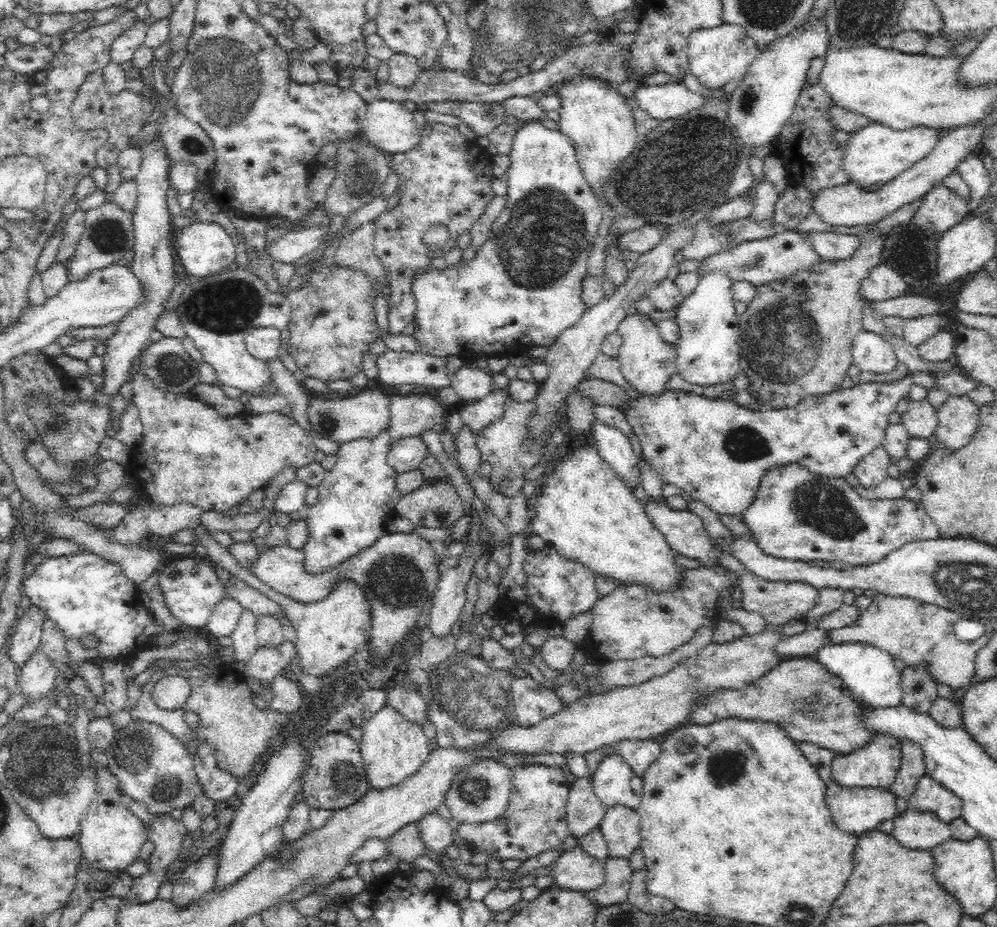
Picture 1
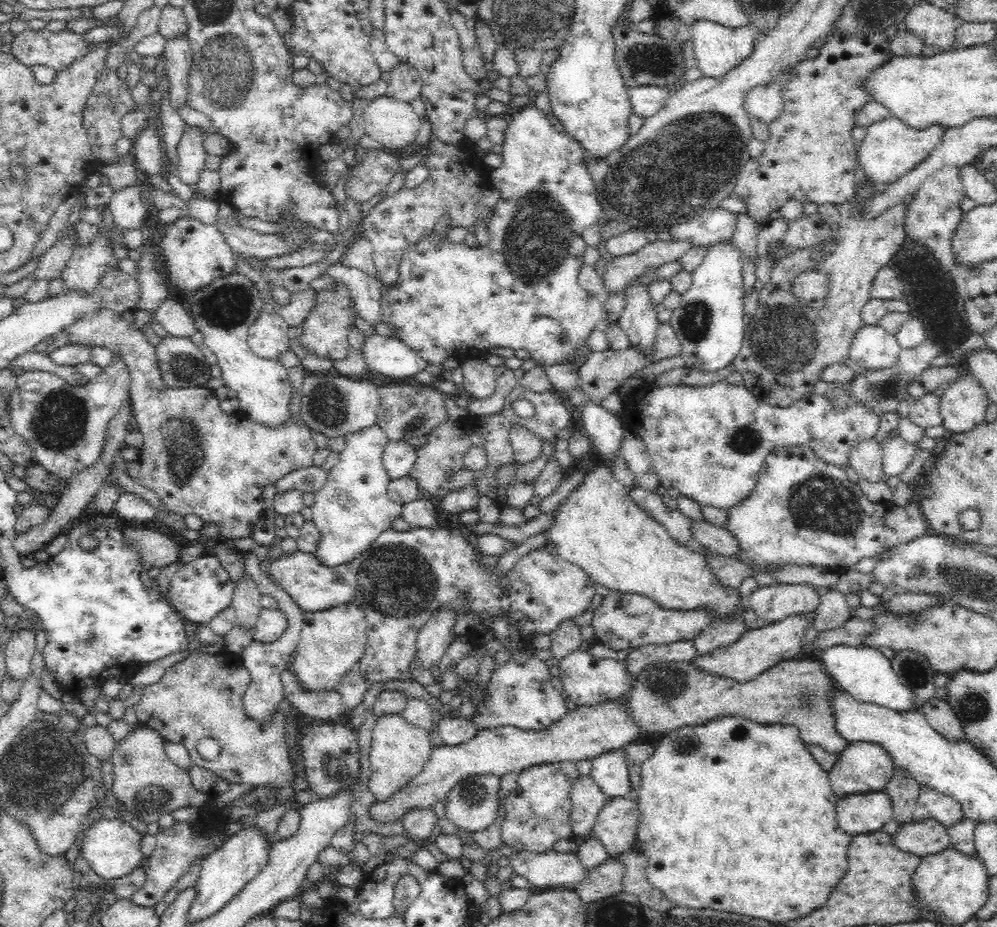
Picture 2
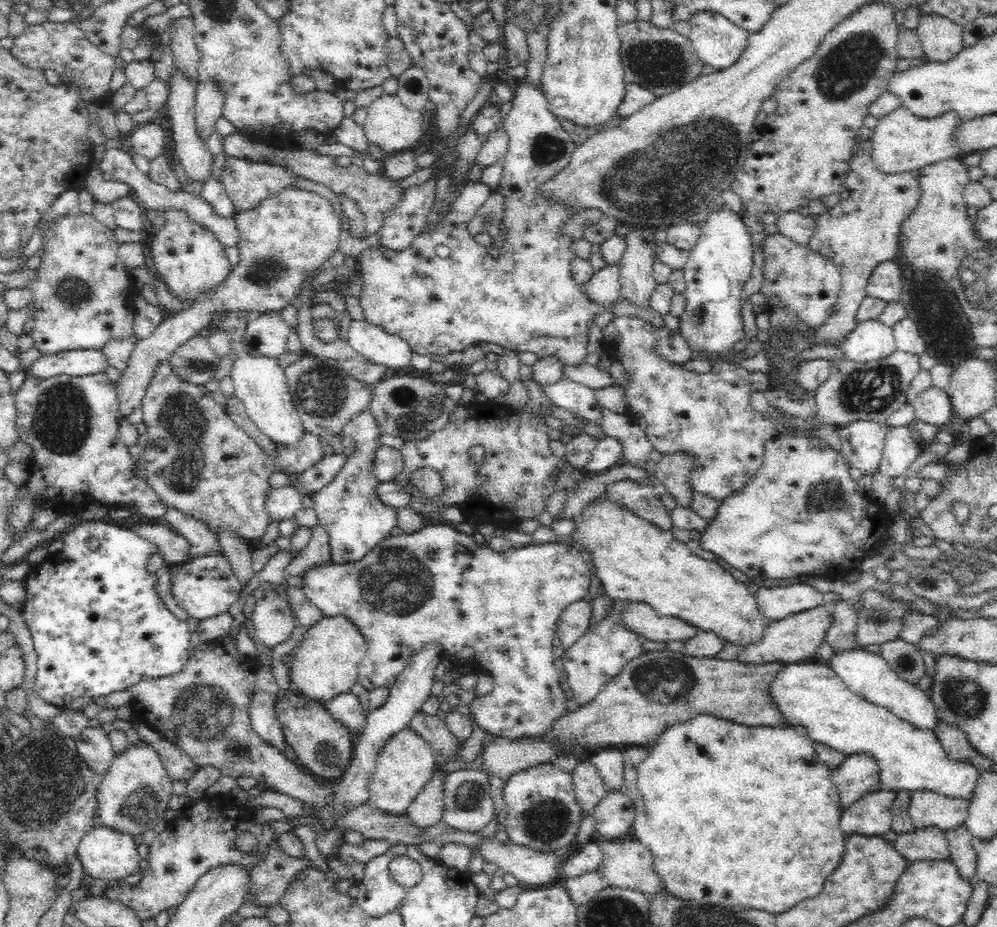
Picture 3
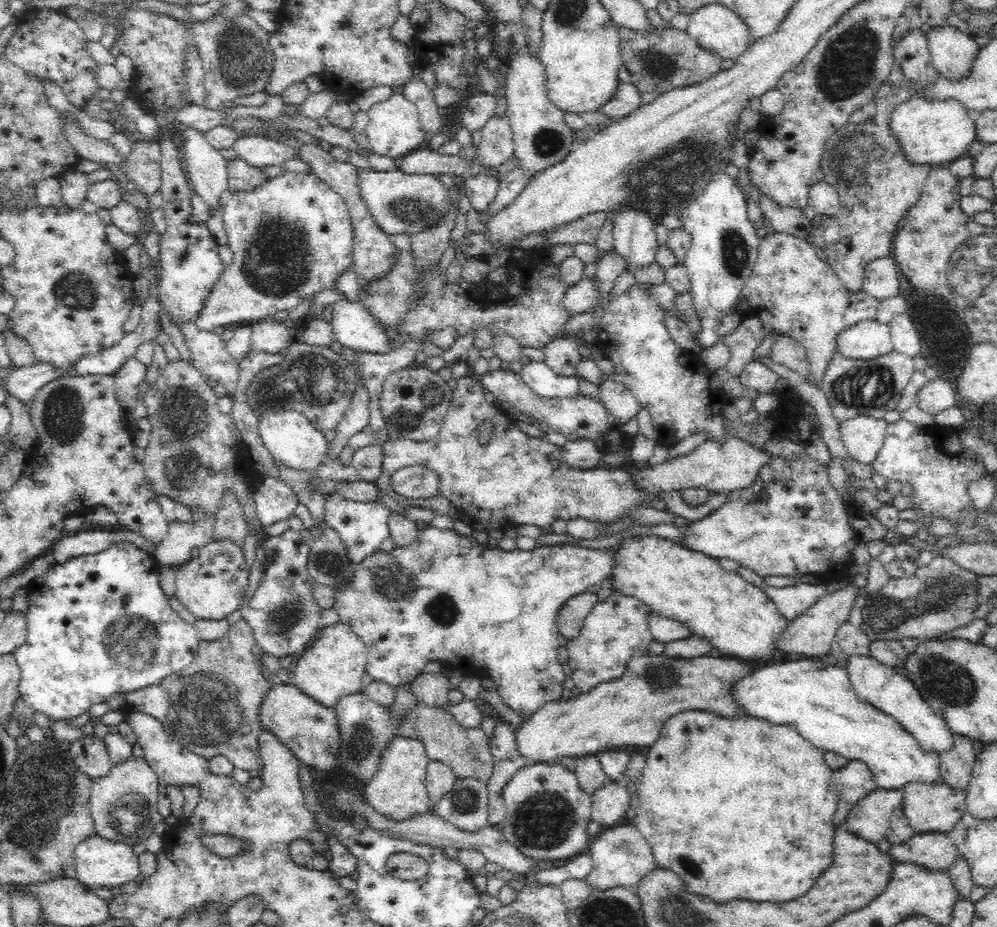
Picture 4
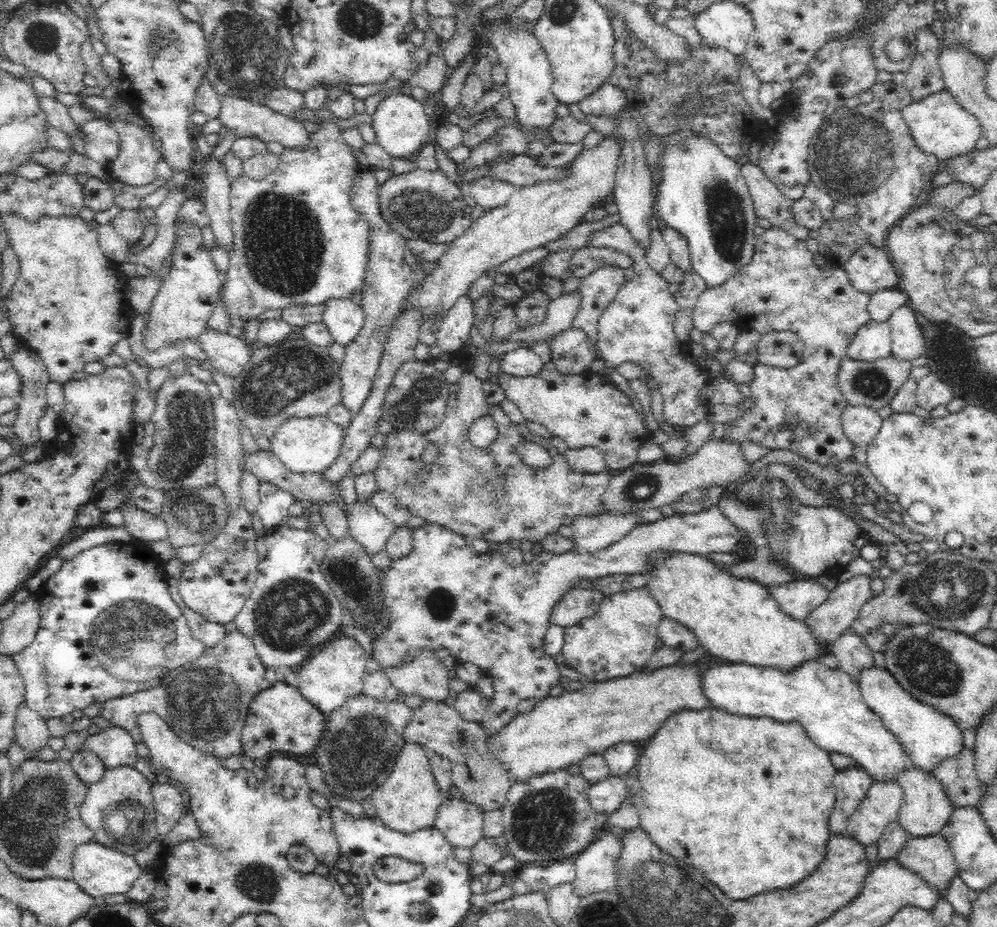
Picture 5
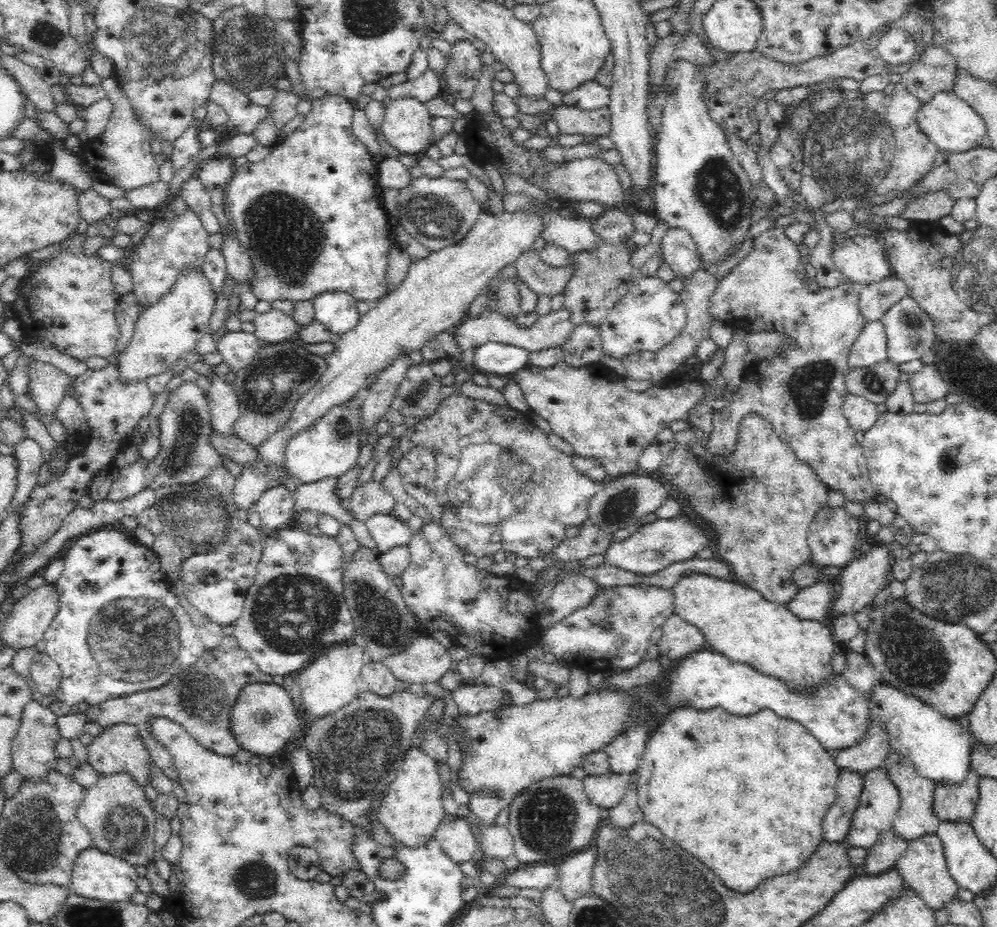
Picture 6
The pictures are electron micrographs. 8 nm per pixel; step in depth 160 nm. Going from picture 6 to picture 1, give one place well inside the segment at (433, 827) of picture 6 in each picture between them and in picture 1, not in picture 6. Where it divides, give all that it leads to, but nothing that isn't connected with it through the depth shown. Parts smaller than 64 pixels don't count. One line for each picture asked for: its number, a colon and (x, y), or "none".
1: (393, 749)
2: (399, 751)
3: (405, 763)
4: (398, 791)
5: (409, 800)

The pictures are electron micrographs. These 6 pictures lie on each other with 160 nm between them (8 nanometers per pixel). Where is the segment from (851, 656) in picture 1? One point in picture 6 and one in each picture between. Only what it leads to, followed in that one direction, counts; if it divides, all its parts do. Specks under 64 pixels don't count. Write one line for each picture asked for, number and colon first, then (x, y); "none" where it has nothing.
2: (864, 672)
3: (866, 674)
4: (877, 684)
5: (927, 737)
6: (940, 749)

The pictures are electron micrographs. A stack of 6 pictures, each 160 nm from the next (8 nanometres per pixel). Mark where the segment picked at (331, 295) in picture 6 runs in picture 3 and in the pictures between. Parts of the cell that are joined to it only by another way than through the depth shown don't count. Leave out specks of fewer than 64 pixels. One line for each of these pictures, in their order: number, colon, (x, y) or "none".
3: (377, 345)
4: (353, 326)
5: (344, 318)

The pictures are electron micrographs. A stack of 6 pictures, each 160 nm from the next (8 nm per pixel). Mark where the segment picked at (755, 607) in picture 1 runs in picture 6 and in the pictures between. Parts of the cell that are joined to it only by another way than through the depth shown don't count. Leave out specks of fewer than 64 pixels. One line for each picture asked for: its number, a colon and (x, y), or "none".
2: (773, 603)
3: (775, 604)
4: (792, 601)
5: (797, 600)
6: (812, 604)

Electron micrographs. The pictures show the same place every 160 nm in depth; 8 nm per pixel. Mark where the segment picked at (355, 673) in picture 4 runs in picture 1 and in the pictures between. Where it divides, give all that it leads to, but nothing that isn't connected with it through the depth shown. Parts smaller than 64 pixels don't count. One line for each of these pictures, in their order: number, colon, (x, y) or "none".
1: (330, 632)
2: (331, 641)
3: (325, 664)

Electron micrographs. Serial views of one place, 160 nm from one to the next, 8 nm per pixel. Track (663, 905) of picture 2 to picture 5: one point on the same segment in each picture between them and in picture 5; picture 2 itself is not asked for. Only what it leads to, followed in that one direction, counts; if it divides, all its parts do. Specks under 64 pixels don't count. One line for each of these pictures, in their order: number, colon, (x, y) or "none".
3: (626, 863)
4: (620, 856)
5: (593, 866)

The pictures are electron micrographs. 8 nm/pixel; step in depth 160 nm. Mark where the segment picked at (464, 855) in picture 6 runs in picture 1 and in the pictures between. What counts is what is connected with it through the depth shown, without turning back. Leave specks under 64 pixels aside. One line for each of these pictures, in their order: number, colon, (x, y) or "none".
1: (479, 794)
2: (471, 805)
3: (468, 806)
4: (466, 805)
5: (461, 823)

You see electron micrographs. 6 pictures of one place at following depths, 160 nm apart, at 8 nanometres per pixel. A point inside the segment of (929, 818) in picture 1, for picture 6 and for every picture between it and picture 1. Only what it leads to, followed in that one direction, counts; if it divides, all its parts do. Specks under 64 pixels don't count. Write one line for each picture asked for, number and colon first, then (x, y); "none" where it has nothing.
2: (928, 837)
3: (930, 843)
4: (934, 851)
5: (930, 858)
6: (922, 866)

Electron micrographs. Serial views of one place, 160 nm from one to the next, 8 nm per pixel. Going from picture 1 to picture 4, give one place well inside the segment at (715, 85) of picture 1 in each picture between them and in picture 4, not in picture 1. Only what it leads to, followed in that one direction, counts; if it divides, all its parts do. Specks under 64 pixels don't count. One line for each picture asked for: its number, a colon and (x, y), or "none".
2: (717, 48)
3: (719, 42)
4: (714, 26)

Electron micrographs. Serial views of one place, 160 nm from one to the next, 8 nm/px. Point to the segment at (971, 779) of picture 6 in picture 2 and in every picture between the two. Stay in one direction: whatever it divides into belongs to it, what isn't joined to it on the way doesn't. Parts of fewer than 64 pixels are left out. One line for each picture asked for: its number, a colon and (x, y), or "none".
2: (941, 718)
3: (954, 741)
4: (955, 767)
5: (957, 777)

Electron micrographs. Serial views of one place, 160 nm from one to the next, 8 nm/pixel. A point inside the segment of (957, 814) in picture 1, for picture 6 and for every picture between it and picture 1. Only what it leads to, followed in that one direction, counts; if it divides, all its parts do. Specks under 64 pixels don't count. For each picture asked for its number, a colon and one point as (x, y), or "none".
2: (930, 805)
3: (926, 808)
4: (929, 807)
5: (925, 810)
6: (914, 819)

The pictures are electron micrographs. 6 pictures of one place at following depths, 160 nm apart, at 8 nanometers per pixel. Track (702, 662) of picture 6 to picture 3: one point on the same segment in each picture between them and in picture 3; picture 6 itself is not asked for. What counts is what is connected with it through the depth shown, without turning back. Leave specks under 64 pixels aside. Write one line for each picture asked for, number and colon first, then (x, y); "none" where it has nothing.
3: (811, 697)
4: (817, 698)
5: (827, 702)

